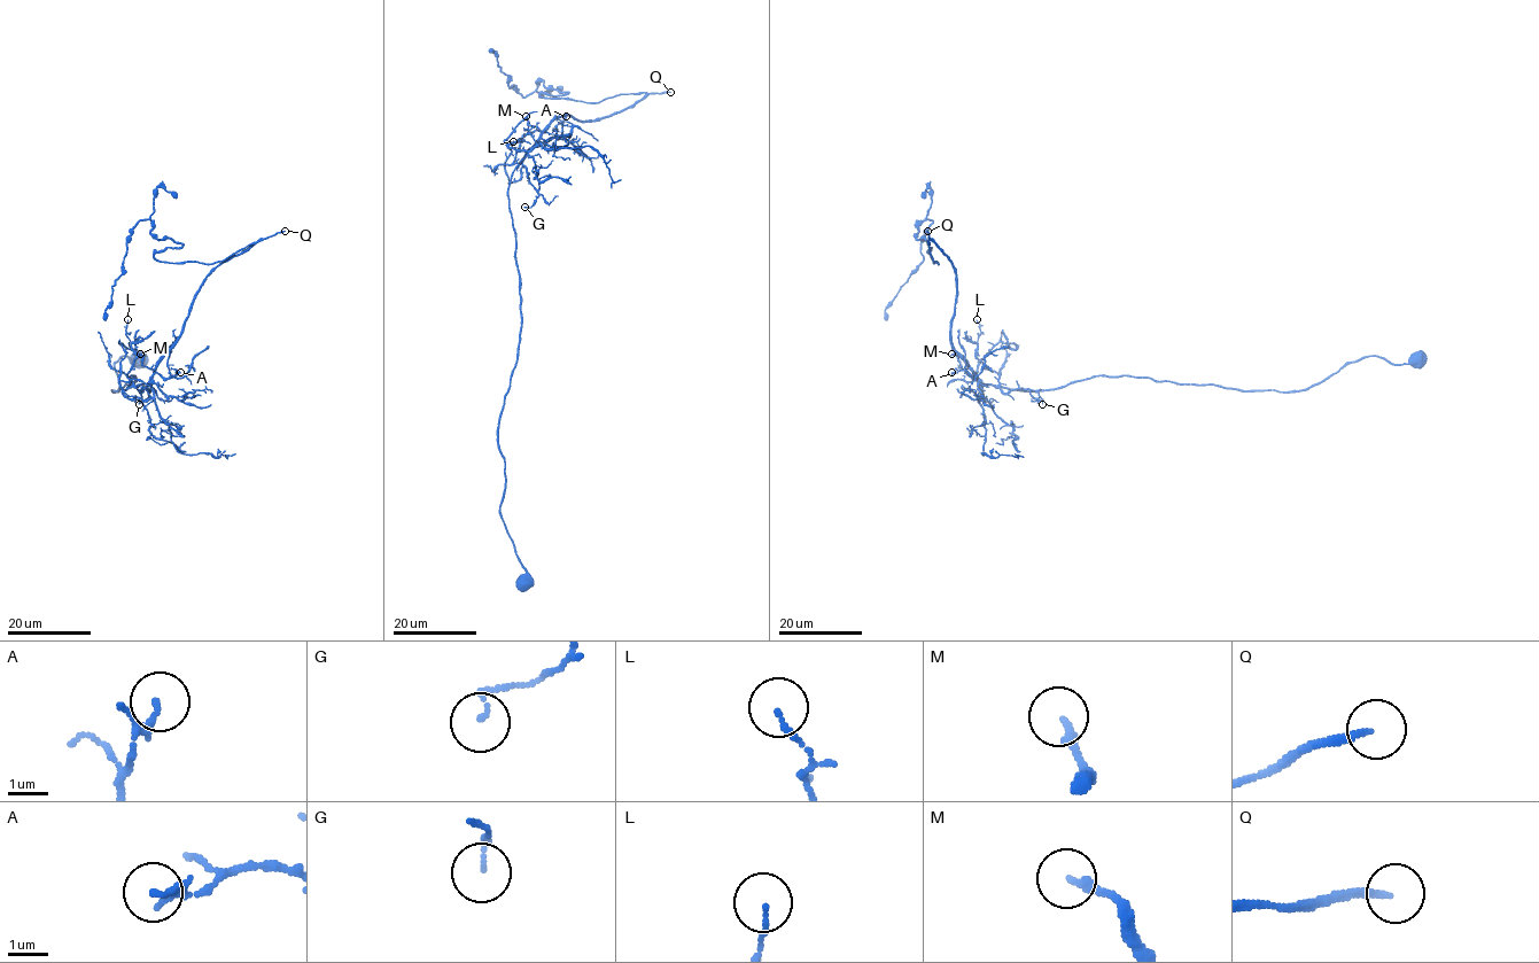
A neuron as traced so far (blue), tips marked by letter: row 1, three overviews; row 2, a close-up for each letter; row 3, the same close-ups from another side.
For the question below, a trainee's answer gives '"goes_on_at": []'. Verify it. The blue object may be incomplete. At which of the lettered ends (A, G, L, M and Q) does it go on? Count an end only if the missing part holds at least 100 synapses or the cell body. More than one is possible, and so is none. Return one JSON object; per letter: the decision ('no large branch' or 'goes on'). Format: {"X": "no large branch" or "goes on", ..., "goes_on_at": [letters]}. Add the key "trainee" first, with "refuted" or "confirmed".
{"trainee": "refuted", "A": "no large branch", "G": "no large branch", "L": "no large branch", "M": "no large branch", "Q": "goes on", "goes_on_at": ["Q"]}

